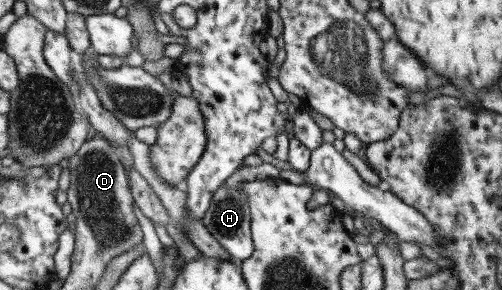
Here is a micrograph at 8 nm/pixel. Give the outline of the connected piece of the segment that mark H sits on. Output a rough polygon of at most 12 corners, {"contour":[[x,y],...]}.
{"contour":[[216,190],[204,226],[237,261],[254,253],[250,198]]}

